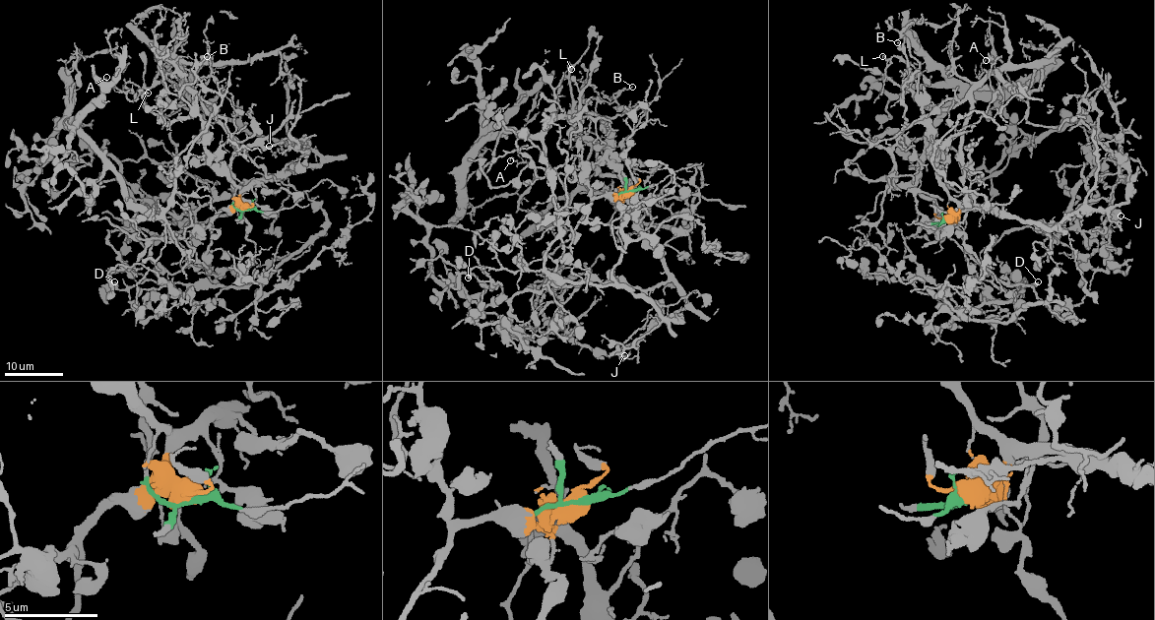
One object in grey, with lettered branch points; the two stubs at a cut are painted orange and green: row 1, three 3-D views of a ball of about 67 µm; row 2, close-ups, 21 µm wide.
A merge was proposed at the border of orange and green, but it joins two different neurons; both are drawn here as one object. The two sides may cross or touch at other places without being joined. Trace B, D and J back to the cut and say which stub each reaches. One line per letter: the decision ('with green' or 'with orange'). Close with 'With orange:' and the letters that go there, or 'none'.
B: with orange
D: with orange
J: with orange
With orange: B, D, J

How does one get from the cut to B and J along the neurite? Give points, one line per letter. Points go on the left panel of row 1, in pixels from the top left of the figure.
B: (246, 210), (233, 197), (236, 184), (206, 149), (199, 110), (180, 95), (208, 56)
J: (246, 210), (239, 197), (255, 179), (321, 160), (295, 143), (286, 140), (274, 153), (269, 146)

